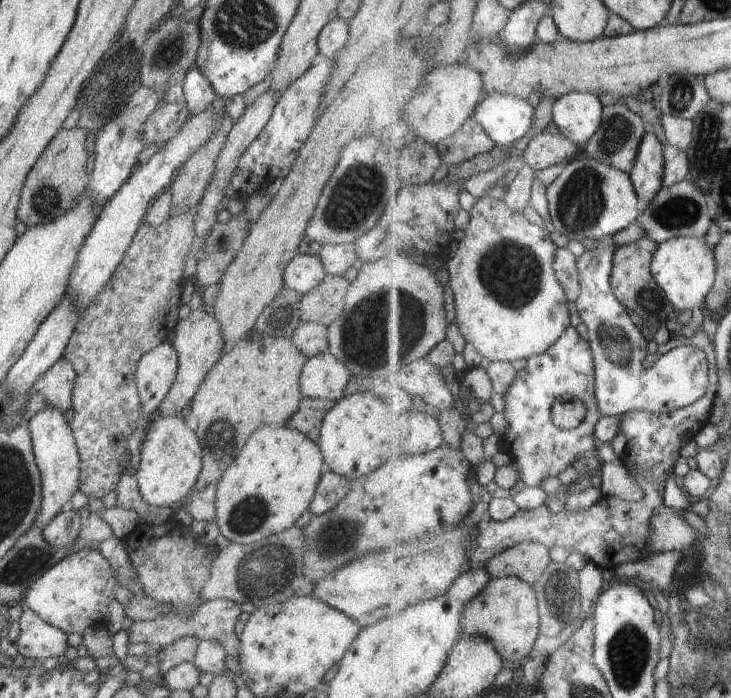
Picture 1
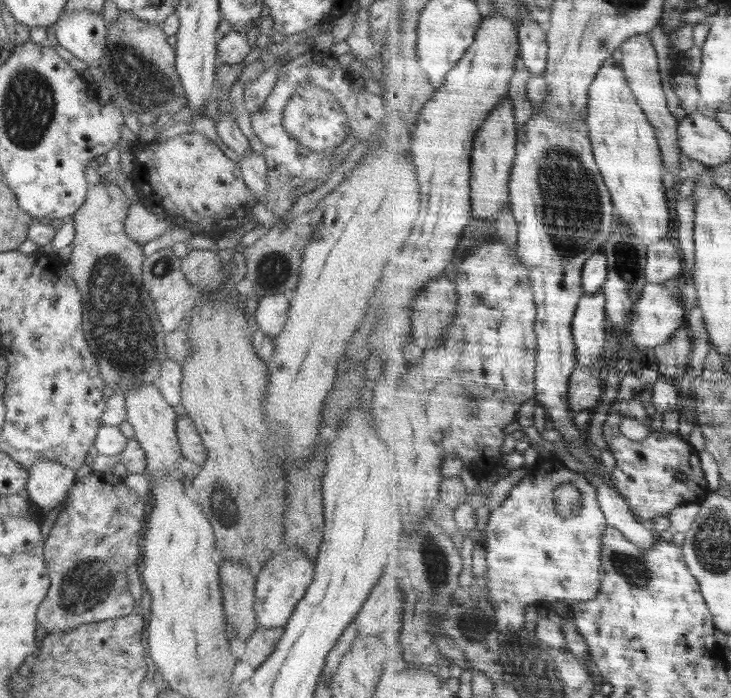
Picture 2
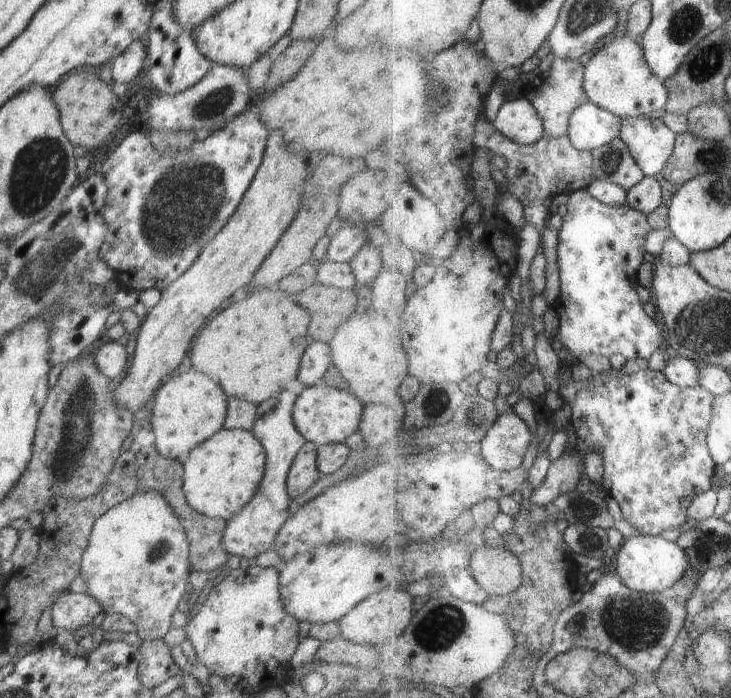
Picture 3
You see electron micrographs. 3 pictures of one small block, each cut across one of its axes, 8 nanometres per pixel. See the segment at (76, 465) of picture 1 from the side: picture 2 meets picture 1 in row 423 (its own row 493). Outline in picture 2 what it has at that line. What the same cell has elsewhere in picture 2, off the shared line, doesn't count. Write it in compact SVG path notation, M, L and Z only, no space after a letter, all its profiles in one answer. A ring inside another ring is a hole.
M36 459L30 469L28 482L26 482L26 492L30 495L30 499L34 502L34 506L39 509L43 516L47 515L58 505L64 502L68 496L68 490L75 482L77 469L65 467L58 461L50 461L48 459Z

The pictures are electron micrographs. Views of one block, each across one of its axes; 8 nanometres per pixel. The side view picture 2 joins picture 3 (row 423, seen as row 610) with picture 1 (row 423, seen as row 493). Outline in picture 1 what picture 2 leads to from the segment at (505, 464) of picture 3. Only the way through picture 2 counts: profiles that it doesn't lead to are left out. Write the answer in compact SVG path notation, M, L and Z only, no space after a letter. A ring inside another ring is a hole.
M570 327L548 352L528 360L528 366L519 372L518 380L508 390L504 416L510 426L506 437L527 487L542 486L549 478L560 476L580 458L598 454L601 443L596 430L603 414L596 394L596 374L593 347L576 328ZM564 394L584 400L588 408L588 418L574 430L562 430L554 424L552 408Z

